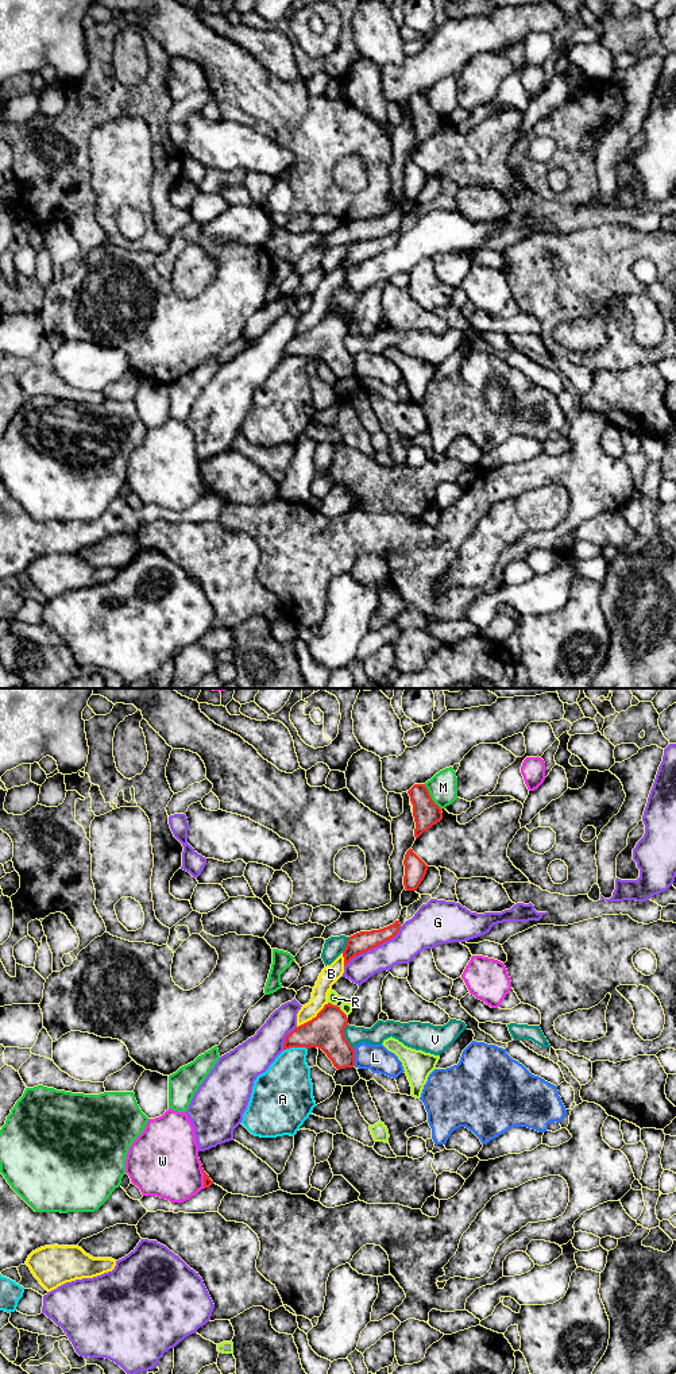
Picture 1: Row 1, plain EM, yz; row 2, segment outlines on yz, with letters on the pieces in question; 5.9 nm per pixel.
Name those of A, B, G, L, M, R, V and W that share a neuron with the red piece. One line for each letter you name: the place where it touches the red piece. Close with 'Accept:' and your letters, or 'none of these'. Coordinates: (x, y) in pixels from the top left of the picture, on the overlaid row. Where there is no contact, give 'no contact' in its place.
Accept: none of these

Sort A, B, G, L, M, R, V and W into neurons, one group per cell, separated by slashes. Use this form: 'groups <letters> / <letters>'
groups A / B / G / L / M / R / V / W

